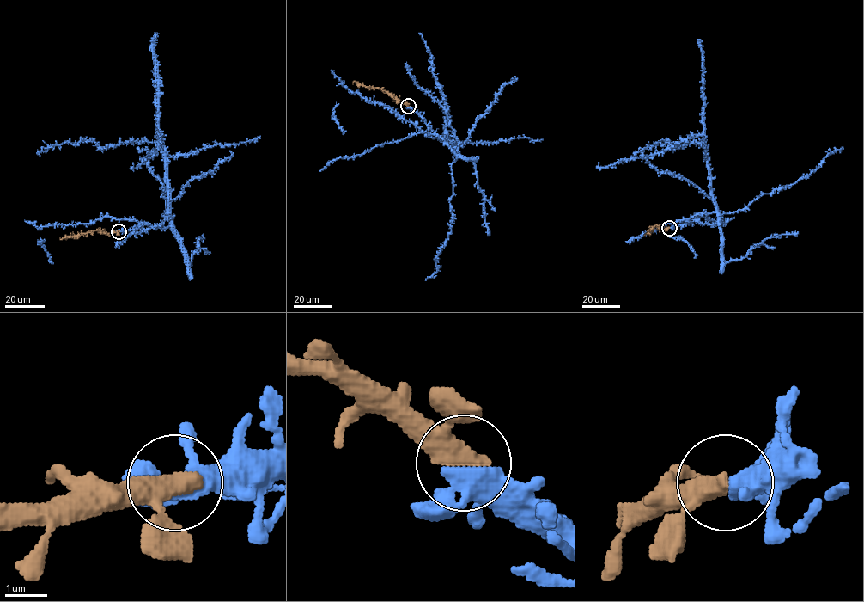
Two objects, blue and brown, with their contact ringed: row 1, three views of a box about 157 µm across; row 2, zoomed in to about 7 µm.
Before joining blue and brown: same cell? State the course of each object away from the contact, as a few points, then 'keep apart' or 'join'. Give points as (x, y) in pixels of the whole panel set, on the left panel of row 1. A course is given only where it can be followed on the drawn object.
blue runs (118, 231), (170, 224), (159, 143), (100, 147), (80, 139), (37, 153); brown runs (118, 231), (92, 231), (60, 236); join

